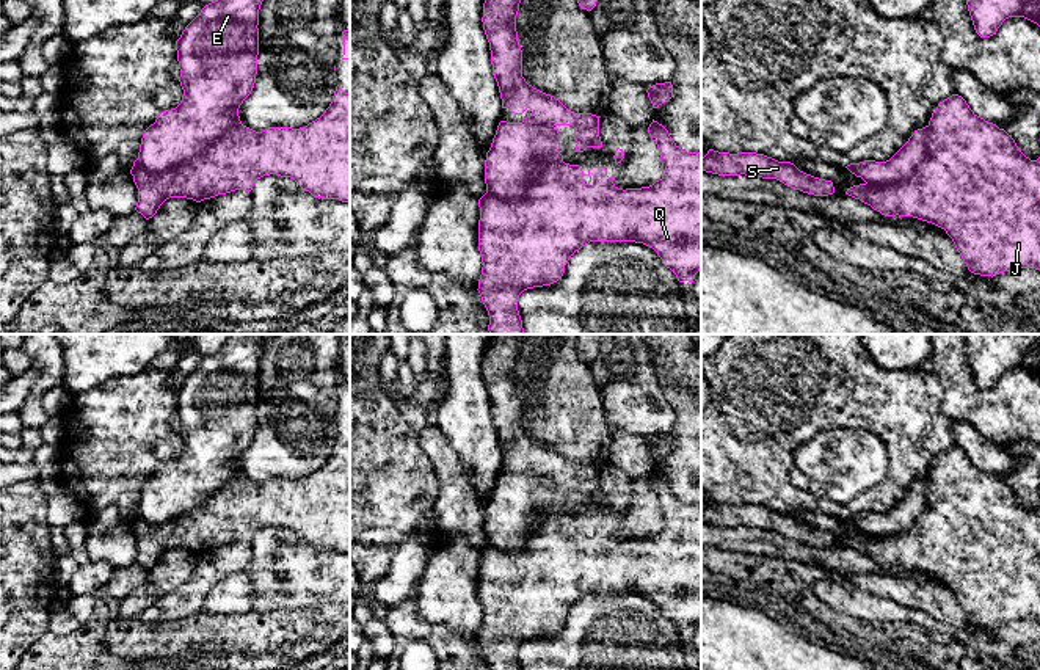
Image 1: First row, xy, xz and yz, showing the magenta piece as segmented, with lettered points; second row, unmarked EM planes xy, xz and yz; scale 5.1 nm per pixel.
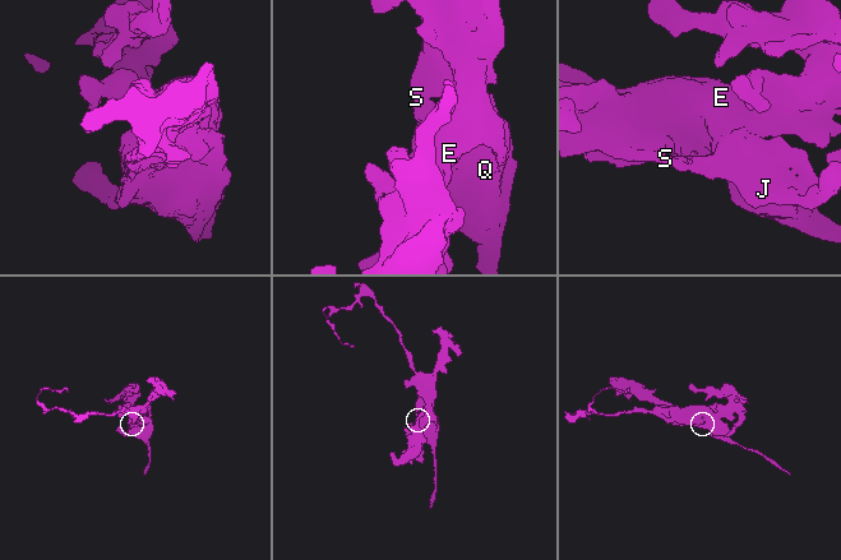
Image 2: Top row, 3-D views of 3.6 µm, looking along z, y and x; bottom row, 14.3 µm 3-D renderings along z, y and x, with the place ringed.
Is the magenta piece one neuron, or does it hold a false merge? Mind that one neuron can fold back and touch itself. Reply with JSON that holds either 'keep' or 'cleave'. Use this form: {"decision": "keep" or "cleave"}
{"decision": "keep"}

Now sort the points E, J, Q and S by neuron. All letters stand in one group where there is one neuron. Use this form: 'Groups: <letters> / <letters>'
Groups: E J Q S

